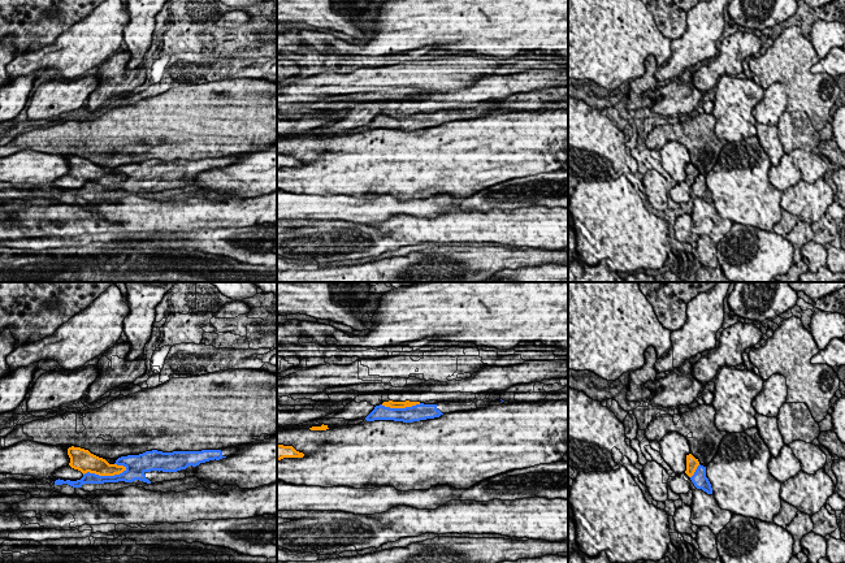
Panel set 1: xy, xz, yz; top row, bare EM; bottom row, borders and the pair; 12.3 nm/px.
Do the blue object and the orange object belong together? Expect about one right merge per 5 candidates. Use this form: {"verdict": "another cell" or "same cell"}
{"verdict": "another cell"}

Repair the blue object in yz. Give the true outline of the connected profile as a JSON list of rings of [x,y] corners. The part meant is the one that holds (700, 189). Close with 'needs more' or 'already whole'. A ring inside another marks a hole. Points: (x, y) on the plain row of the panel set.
[[[699,173],[694,183],[690,186],[690,189],[697,198],[702,198],[707,203],[712,203],[711,192],[708,187],[706,186],[706,176]]] | already whole

